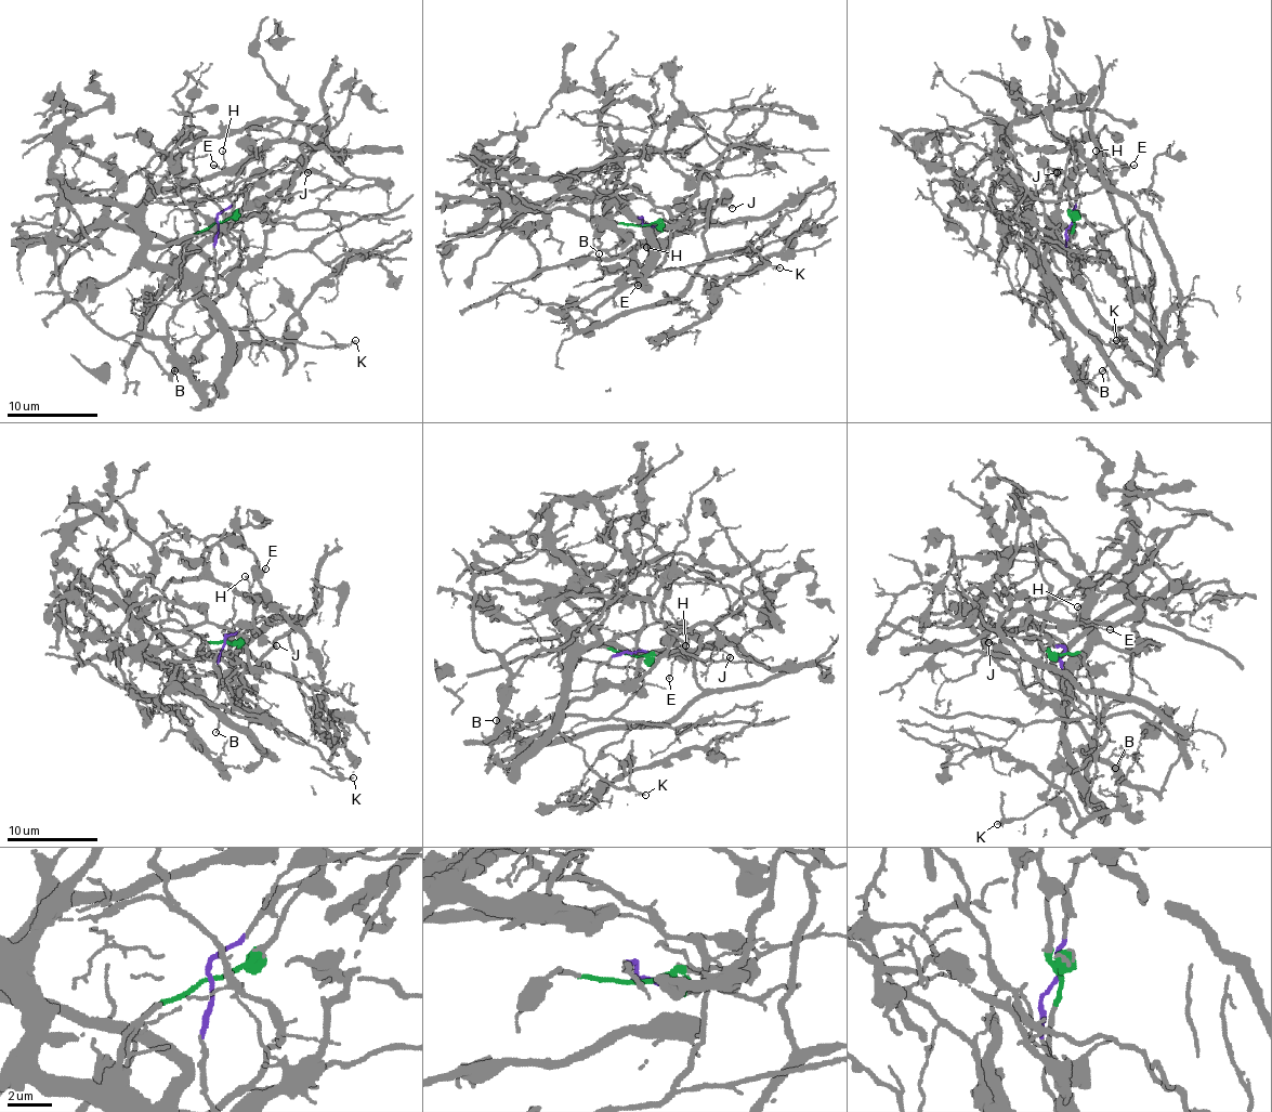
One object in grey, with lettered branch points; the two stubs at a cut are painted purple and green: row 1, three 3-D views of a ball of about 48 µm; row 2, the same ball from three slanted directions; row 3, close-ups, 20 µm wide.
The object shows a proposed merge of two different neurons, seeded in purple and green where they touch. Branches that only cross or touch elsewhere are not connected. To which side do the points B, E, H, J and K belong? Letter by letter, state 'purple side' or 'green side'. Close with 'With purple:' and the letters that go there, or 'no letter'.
B: purple side
E: green side
H: green side
J: green side
K: purple side
With purple: B, K

